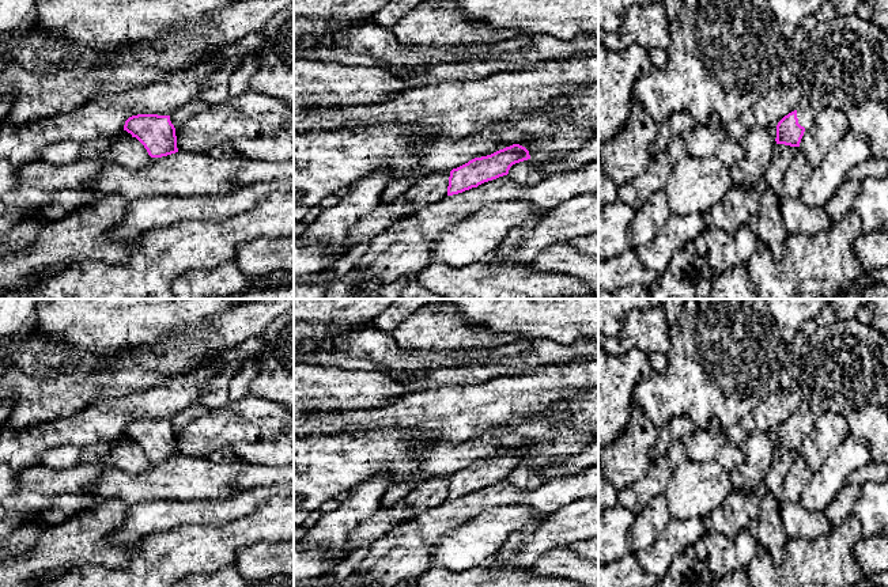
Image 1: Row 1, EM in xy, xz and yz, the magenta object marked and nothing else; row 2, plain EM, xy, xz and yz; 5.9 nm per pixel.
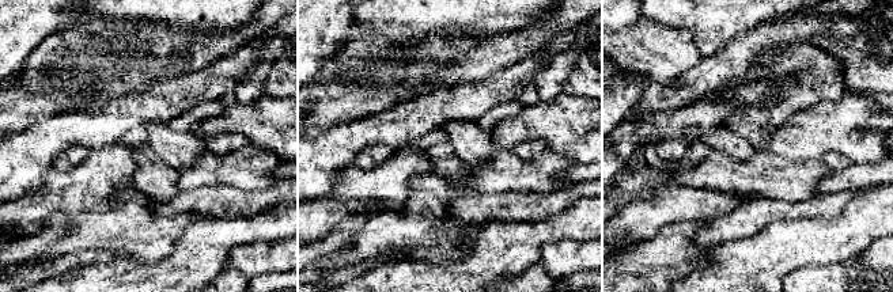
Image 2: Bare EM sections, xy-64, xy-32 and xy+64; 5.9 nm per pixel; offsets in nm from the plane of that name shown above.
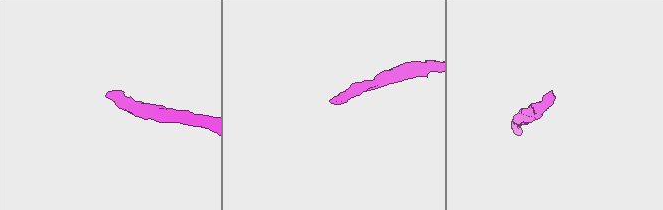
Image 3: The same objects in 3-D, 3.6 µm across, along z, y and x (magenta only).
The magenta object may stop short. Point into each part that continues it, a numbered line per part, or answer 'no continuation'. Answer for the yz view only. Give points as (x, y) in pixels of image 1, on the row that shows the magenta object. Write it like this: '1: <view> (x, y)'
1: yz (841, 64)

